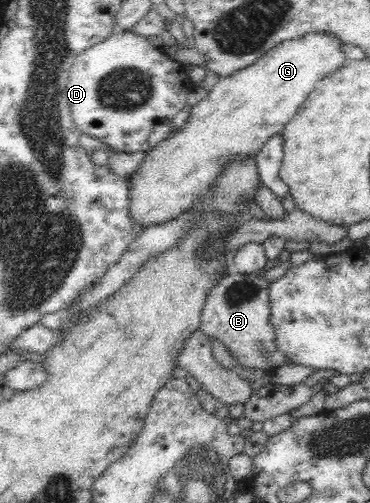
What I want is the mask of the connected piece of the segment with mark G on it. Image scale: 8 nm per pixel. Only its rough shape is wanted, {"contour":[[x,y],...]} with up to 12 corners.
{"contour":[[307,33],[220,77],[127,178],[169,222],[346,61]]}

